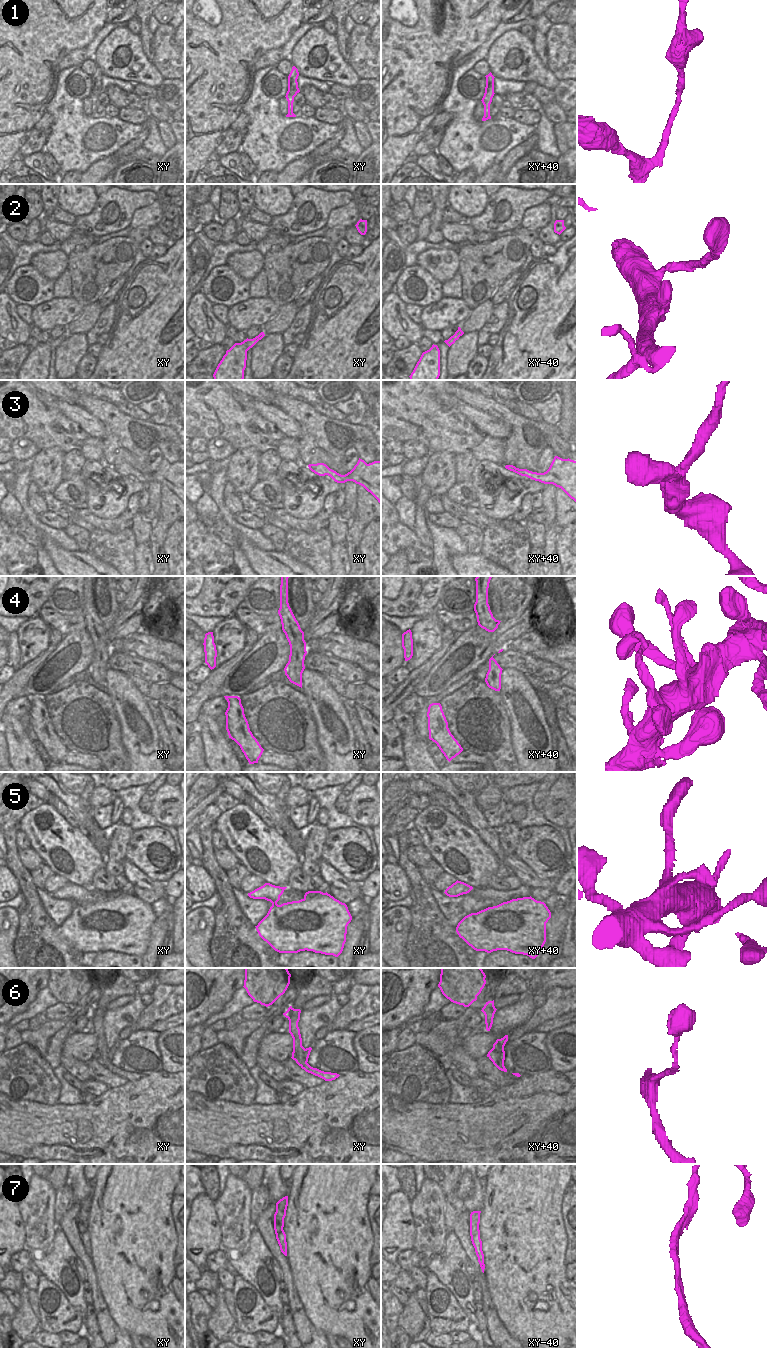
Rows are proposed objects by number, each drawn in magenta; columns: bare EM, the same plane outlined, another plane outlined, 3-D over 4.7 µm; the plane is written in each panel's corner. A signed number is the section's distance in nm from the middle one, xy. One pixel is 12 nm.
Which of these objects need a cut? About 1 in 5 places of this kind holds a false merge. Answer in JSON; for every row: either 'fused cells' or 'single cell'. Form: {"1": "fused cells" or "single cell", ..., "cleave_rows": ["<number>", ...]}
{"1": "single cell", "2": "single cell", "3": "single cell", "4": "single cell", "5": "single cell", "6": "single cell", "7": "single cell", "cleave_rows": []}

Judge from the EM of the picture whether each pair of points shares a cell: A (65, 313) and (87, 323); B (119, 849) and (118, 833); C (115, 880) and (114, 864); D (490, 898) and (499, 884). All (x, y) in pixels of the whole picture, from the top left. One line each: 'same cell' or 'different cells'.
A: different cells
B: same cell
C: different cells
D: different cells

